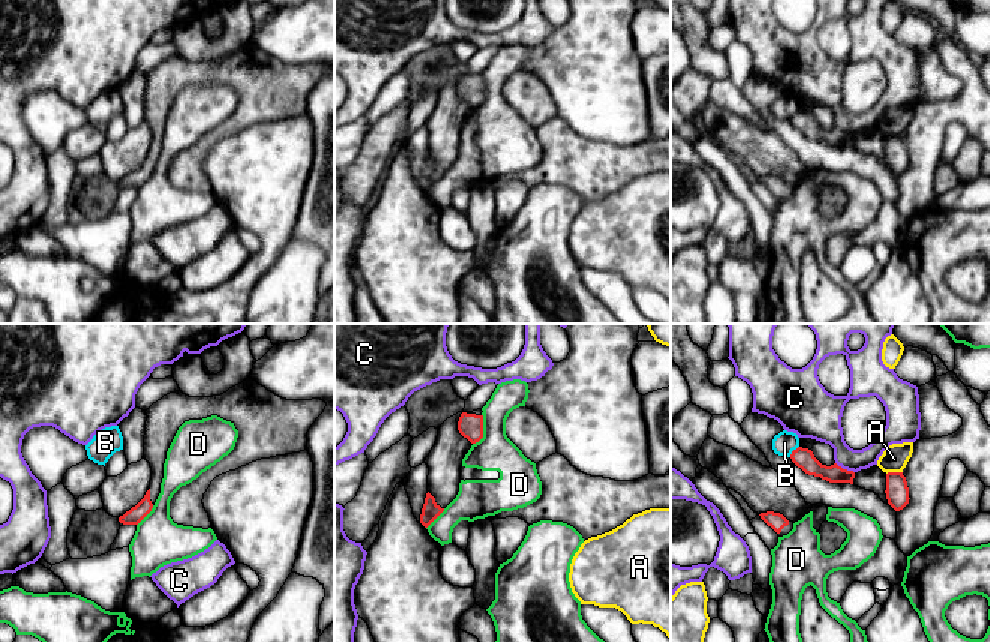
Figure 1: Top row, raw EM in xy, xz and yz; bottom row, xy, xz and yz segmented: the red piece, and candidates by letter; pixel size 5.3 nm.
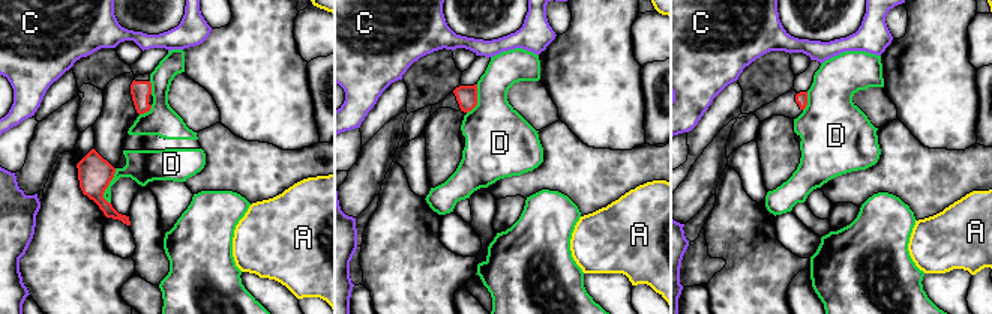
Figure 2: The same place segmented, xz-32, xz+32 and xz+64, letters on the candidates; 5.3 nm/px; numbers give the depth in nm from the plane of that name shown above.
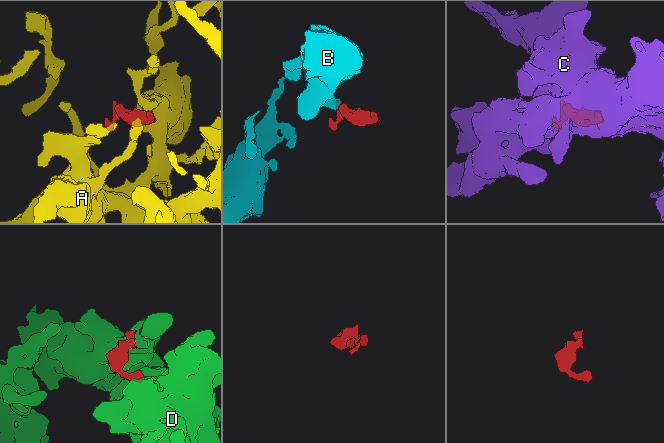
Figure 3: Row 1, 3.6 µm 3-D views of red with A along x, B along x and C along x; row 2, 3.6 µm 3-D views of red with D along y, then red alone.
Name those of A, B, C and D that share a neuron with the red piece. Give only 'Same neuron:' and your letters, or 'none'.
Same neuron: none

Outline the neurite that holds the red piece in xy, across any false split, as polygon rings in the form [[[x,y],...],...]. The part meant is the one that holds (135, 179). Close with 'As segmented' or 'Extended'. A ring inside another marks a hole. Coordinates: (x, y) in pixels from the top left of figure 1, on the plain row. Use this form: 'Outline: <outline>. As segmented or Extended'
Outline: [[[252,42],[220,60],[189,62],[182,56],[164,60],[146,75],[142,122],[152,132],[148,154],[118,186],[138,189],[152,176],[160,158],[166,116],[184,86],[218,80],[238,94],[234,114],[196,144],[182,150],[170,165],[174,188],[208,194],[212,186],[202,164],[212,146],[261,123],[308,114],[308,96],[326,70],[321,63],[282,63]]]. Extended

